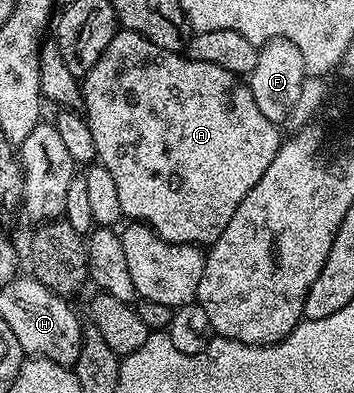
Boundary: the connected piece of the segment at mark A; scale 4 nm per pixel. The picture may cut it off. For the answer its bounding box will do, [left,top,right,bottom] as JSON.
[81,28,283,248]

